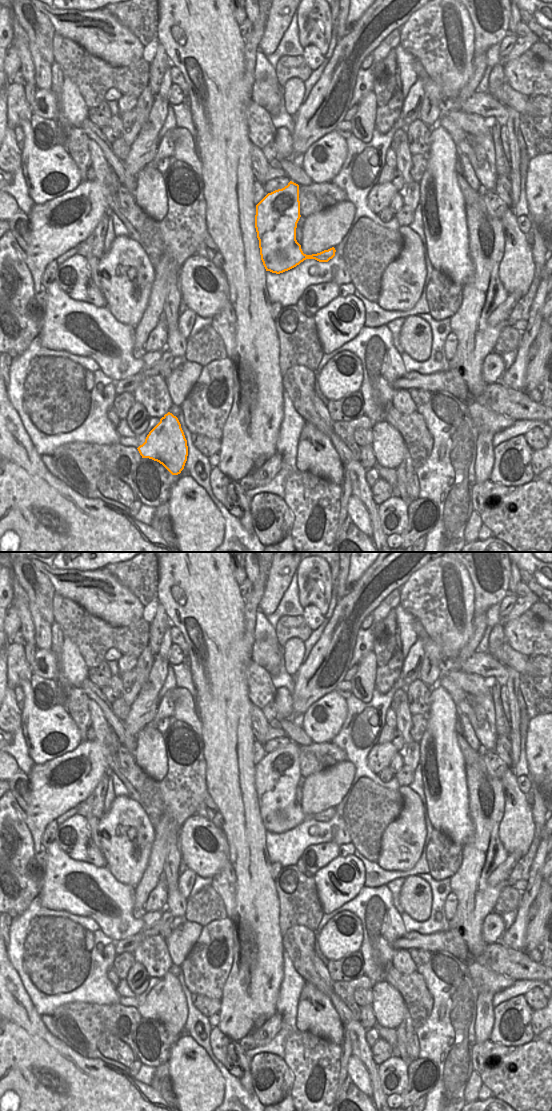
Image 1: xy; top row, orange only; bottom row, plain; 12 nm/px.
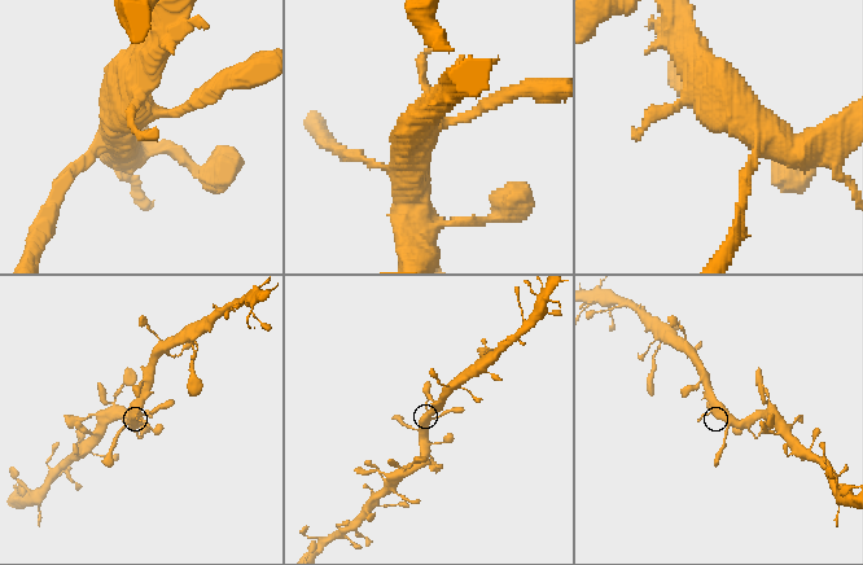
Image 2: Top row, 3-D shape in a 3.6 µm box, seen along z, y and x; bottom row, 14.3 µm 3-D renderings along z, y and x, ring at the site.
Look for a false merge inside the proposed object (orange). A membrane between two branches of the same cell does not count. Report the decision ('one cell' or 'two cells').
one cell

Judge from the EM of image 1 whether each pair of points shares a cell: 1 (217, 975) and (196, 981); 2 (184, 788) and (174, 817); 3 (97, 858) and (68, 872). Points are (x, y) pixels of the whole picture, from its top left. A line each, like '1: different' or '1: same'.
1: same
2: same
3: different

